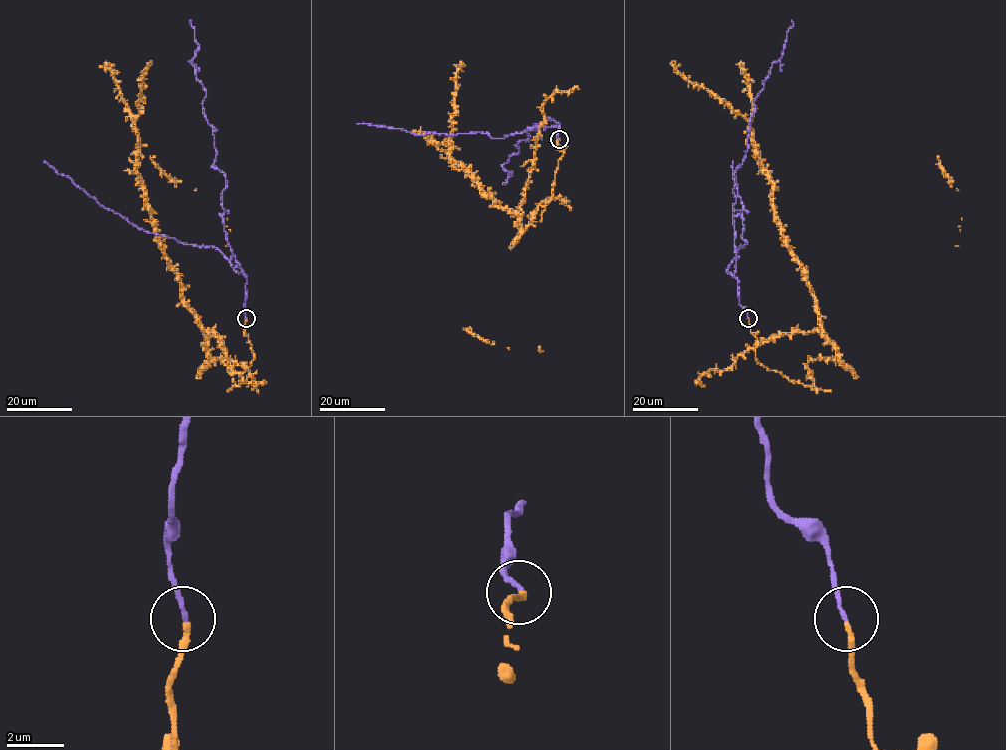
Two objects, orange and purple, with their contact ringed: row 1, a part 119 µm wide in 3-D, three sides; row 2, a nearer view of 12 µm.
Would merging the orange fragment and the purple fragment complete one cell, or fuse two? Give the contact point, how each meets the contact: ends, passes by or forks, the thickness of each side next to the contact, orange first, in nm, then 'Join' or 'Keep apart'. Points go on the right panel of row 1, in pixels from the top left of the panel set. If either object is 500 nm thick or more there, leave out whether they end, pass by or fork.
Place: (748, 318). At the ring orange ends. At the ring purple ends. Thickness 200 nm (orange) against 140 nm. Join

